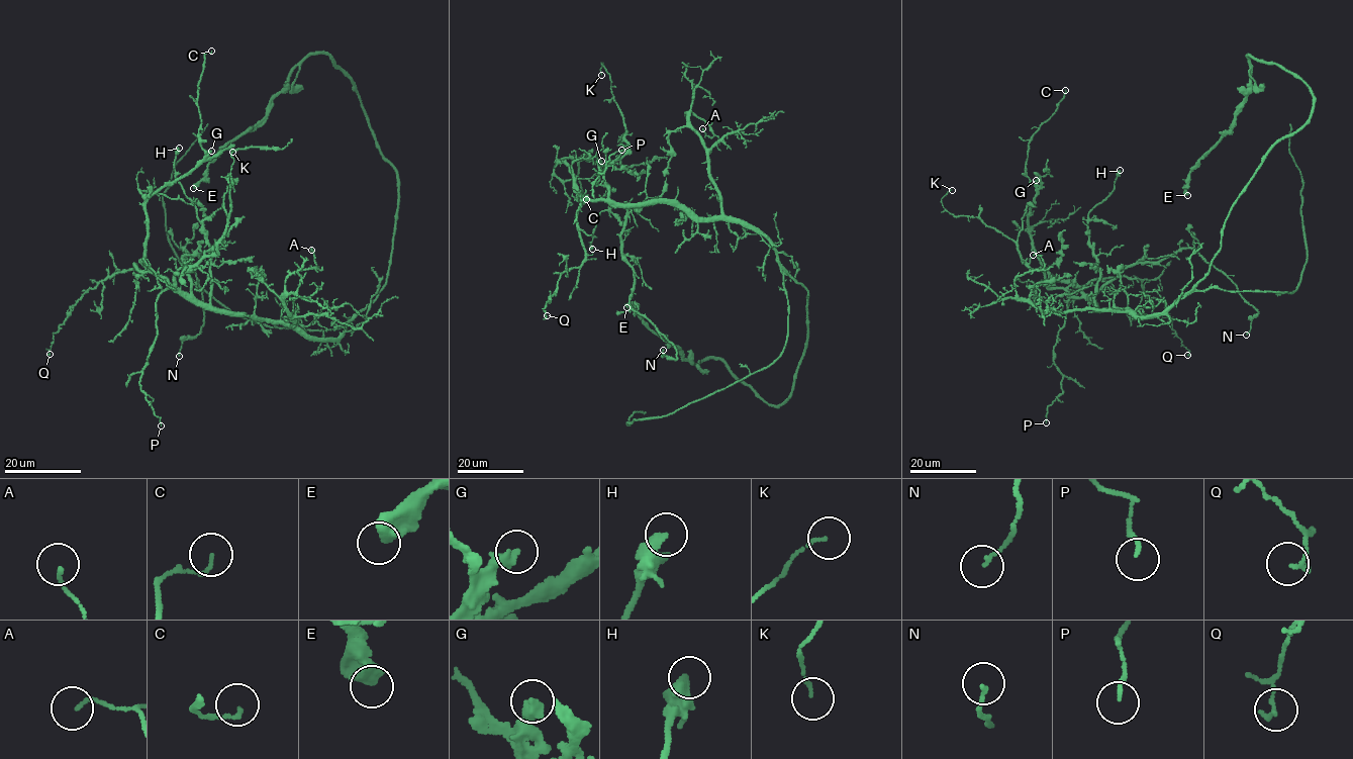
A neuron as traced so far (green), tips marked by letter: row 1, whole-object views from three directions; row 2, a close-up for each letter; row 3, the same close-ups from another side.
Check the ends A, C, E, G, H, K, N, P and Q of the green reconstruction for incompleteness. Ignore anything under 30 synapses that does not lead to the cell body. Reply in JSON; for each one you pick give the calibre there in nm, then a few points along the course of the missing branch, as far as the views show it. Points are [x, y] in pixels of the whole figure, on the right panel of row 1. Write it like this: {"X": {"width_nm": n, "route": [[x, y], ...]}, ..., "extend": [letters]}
{"extend": []}

